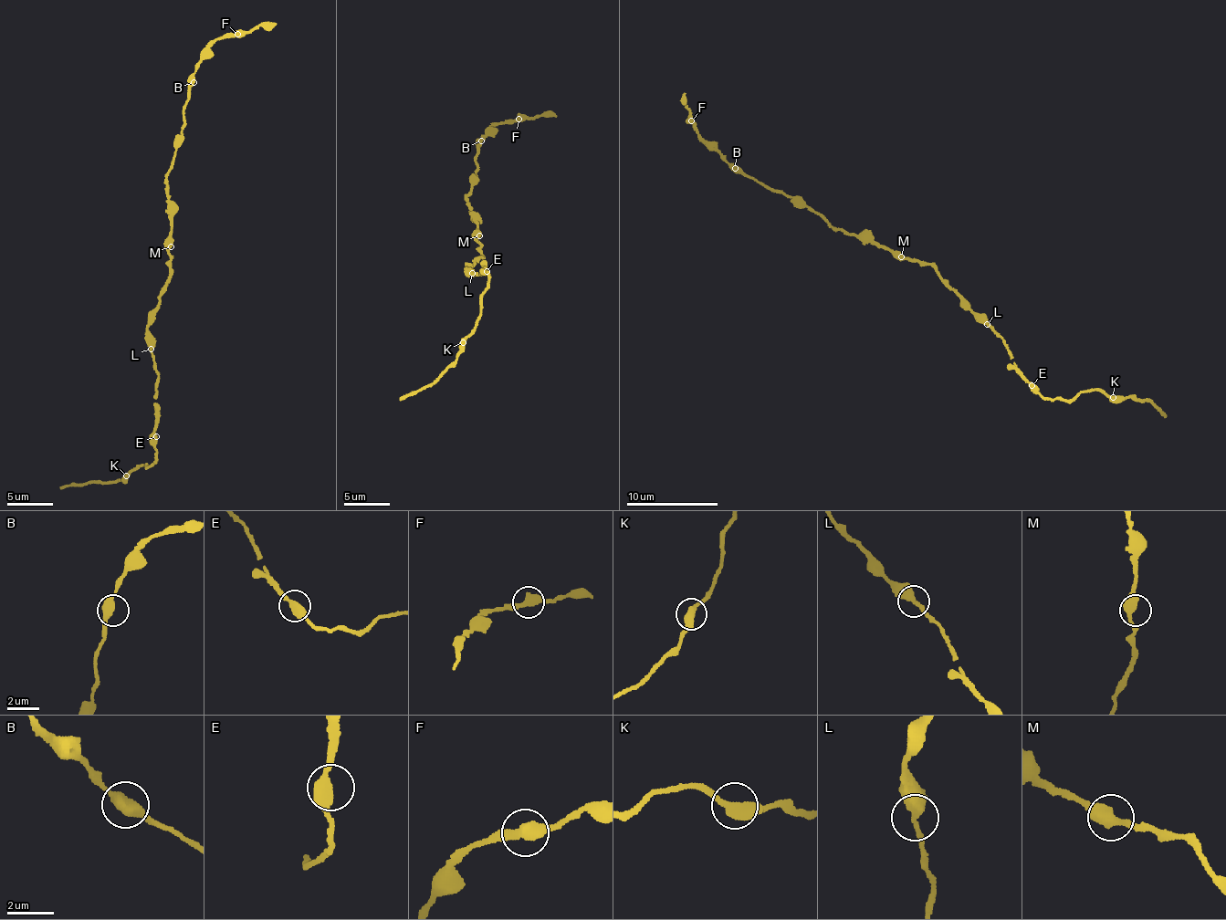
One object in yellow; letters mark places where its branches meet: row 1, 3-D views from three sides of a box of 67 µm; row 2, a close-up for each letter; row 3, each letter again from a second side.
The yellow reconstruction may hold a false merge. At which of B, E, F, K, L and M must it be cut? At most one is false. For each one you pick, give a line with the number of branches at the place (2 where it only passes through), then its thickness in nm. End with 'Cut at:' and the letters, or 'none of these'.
Cut at: none of these

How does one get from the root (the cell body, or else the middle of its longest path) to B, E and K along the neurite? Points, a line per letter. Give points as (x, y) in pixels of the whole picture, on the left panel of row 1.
B: (166, 281), (172, 207), (168, 201), (168, 172), (175, 141), (183, 132), (185, 103), (193, 82)
E: (166, 281), (160, 308), (147, 329), (146, 341), (159, 371), (156, 436)
K: (166, 281), (160, 308), (147, 329), (146, 341), (159, 371), (153, 466), (148, 468), (142, 465), (126, 475)

